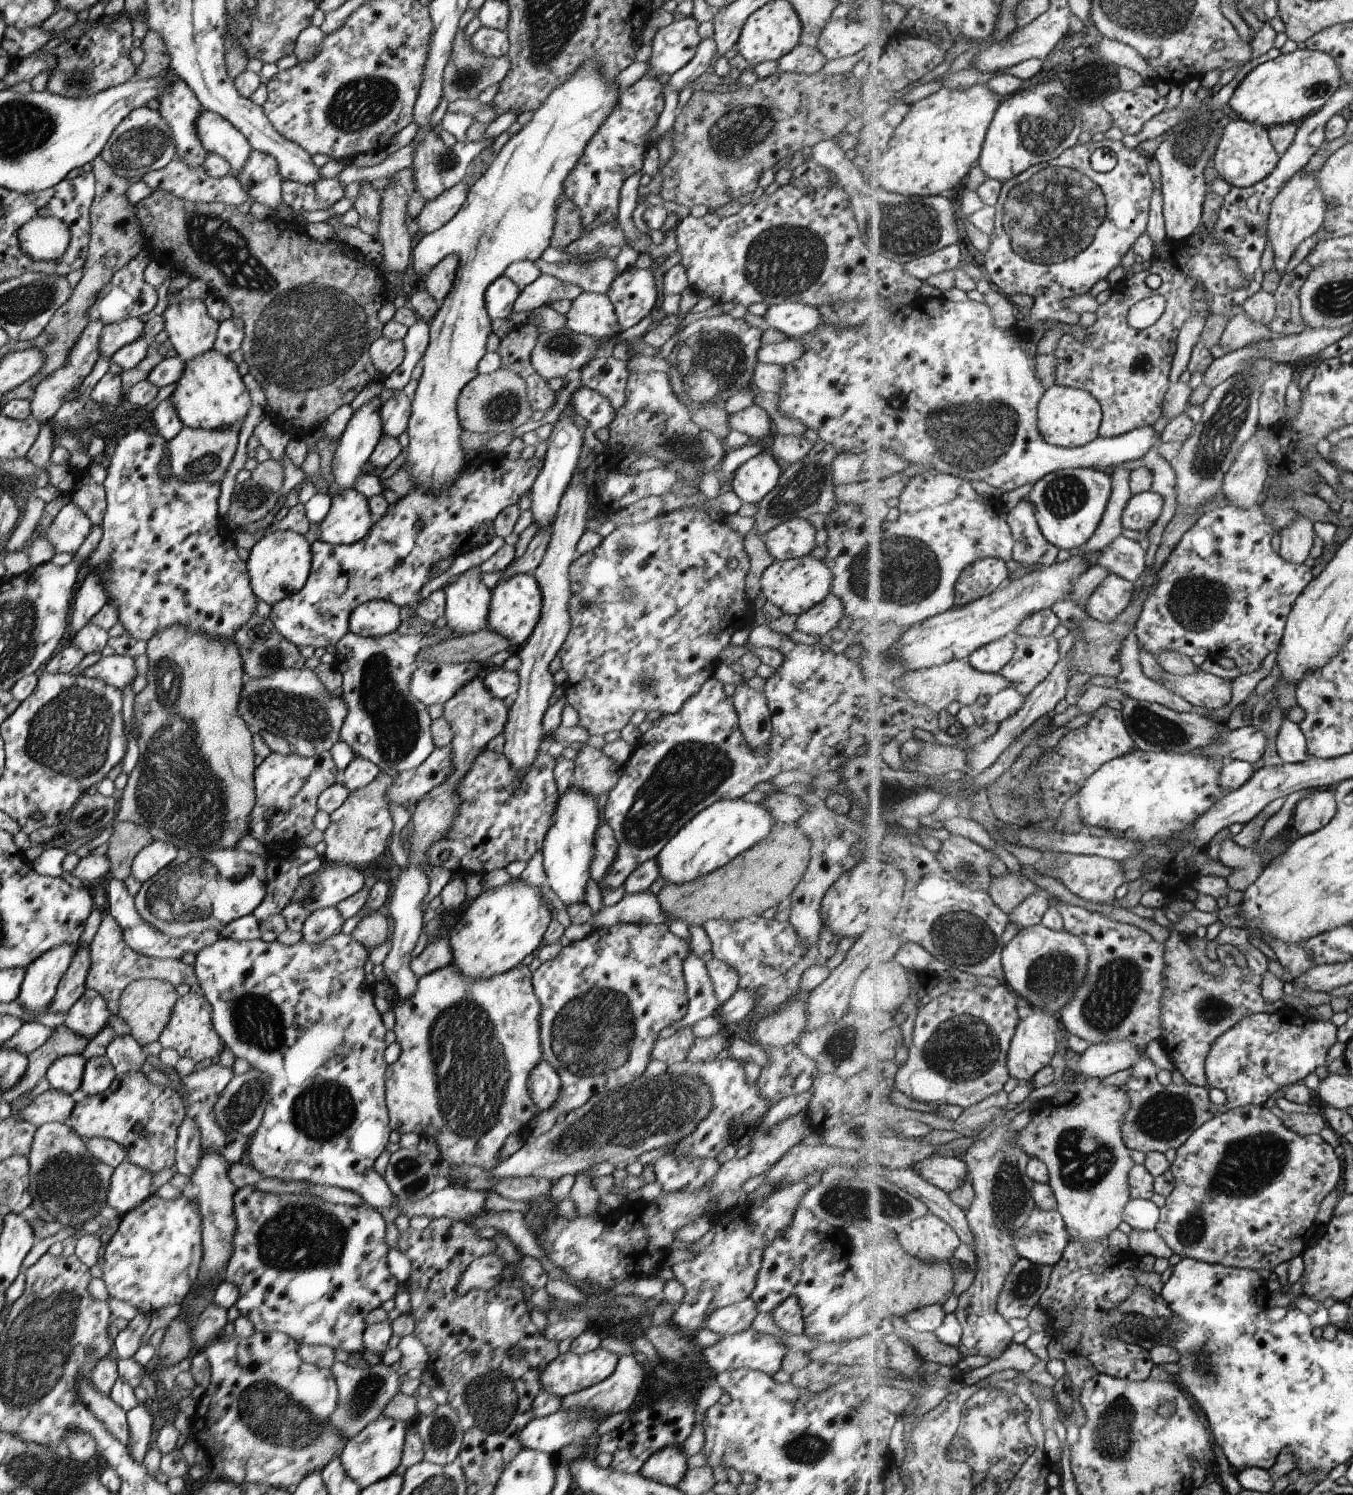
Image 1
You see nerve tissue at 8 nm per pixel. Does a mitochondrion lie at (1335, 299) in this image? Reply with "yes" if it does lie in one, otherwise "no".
yes

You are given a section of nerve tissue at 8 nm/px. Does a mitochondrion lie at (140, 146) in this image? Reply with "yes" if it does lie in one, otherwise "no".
yes

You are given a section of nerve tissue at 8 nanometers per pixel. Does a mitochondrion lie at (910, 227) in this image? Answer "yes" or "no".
yes

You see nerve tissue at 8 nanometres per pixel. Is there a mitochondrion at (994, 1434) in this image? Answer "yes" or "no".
yes

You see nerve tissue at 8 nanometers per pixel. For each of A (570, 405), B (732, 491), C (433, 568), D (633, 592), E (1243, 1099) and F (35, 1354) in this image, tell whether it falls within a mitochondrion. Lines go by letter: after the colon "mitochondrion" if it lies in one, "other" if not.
A: other
B: other
C: other
D: mitochondrion
E: other
F: mitochondrion

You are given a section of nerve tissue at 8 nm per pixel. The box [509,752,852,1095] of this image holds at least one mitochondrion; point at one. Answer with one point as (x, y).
(590, 1036)

